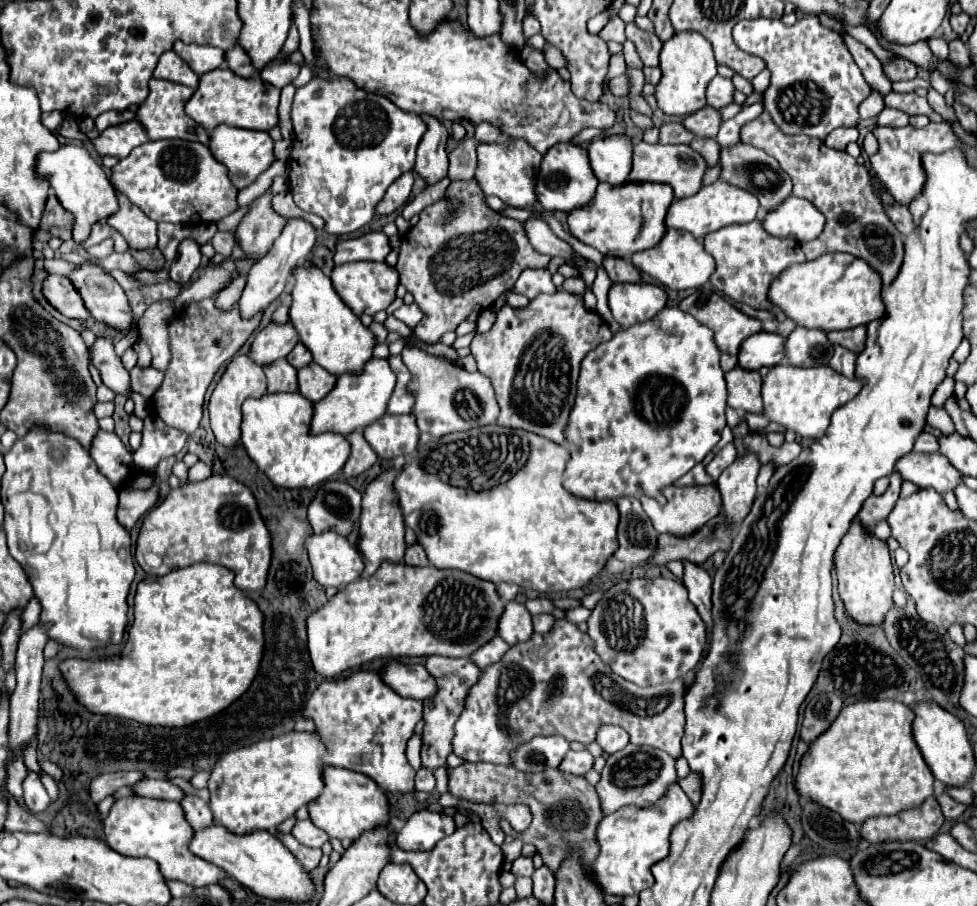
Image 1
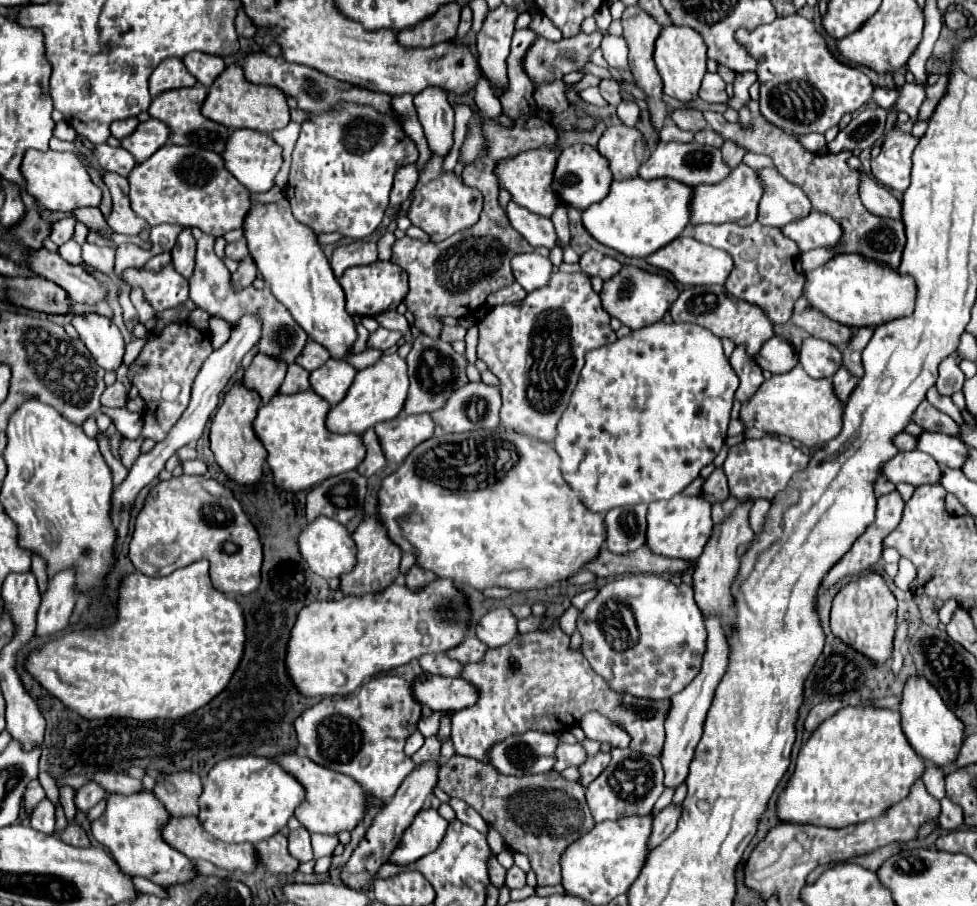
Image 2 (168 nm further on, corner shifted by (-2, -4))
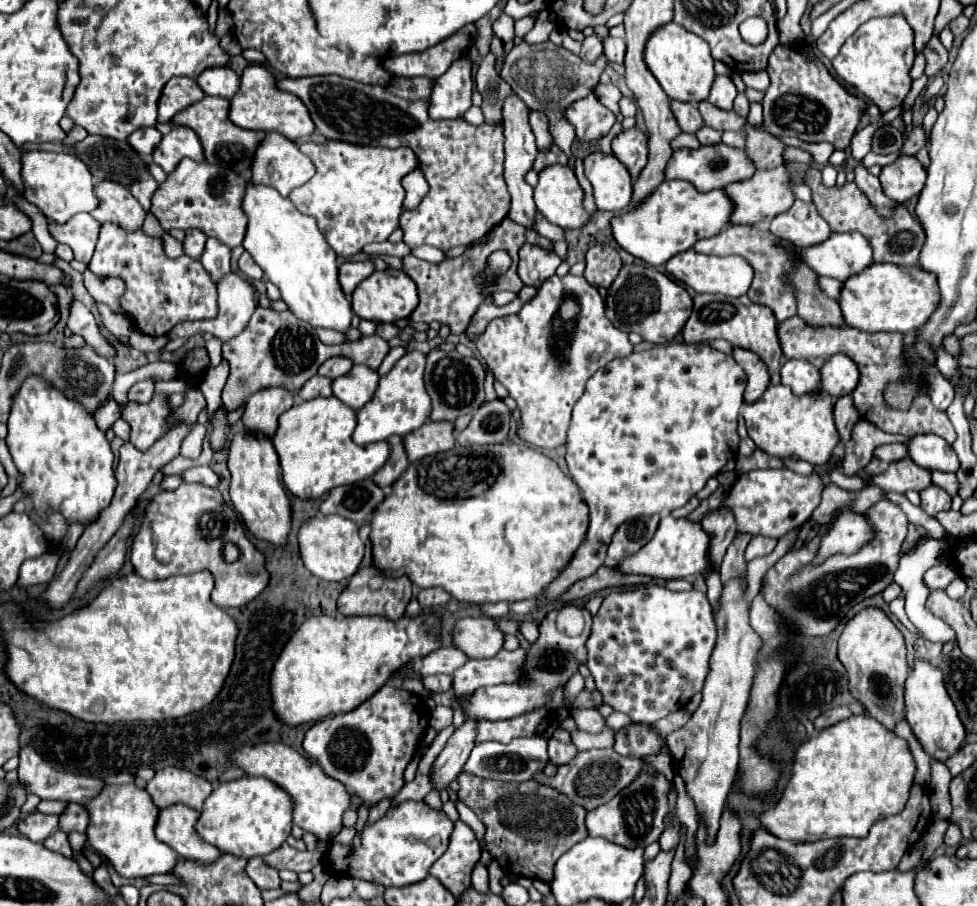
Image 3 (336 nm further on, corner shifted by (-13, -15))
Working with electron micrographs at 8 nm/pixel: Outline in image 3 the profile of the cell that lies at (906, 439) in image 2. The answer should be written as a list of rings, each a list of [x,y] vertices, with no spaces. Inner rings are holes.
[[[881,445],[875,449],[875,457],[877,459],[883,459],[885,465],[889,463],[897,463],[899,459],[905,459],[909,453],[907,453],[907,447],[905,445]]]

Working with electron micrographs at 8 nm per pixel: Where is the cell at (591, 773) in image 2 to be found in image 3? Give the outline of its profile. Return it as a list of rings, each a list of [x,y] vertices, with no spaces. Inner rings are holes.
[[[591,749],[591,751],[579,753],[571,763],[559,767],[555,777],[545,777],[541,773],[541,775],[537,775],[535,781],[555,787],[557,791],[561,791],[569,799],[573,799],[573,803],[579,803],[587,811],[591,811],[593,807],[599,807],[599,805],[607,803],[609,799],[613,799],[623,787],[627,787],[639,775],[641,769],[653,771],[653,767],[645,765],[643,761],[633,759],[633,757],[621,757],[613,749]]]

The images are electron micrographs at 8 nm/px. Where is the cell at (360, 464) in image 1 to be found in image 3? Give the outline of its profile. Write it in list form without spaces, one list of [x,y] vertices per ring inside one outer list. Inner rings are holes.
[[[393,435],[393,437],[387,439],[387,443],[389,443],[389,449],[391,449],[389,459],[387,459],[387,463],[373,475],[373,481],[375,481],[379,487],[389,487],[389,485],[393,485],[393,483],[401,477],[401,473],[405,471],[405,467],[409,465],[401,437],[399,437],[399,435]]]

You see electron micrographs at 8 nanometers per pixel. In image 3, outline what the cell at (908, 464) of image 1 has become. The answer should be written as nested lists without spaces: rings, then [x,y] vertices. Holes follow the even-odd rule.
[[[909,457],[893,463],[881,475],[875,475],[873,485],[881,487],[883,491],[893,493],[907,493],[907,491],[923,491],[931,485],[931,471],[919,467]]]

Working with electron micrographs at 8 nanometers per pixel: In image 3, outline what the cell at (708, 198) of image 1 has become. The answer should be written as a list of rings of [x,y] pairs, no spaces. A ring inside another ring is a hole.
[[[781,165],[775,169],[759,169],[751,179],[743,183],[731,183],[729,187],[723,189],[733,201],[733,215],[729,217],[729,221],[733,225],[755,225],[759,221],[771,221],[781,211],[787,211],[795,201],[793,191],[789,187],[791,181],[793,181],[793,171],[787,165]]]

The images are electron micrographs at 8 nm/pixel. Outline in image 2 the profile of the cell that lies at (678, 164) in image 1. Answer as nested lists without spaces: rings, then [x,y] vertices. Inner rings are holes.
[[[658,142],[658,146],[654,148],[654,152],[650,154],[650,158],[640,166],[638,176],[644,180],[654,180],[654,178],[662,178],[662,176],[670,176],[678,182],[696,186],[700,182],[706,184],[714,184],[724,180],[730,174],[730,166],[722,160],[720,148],[714,146],[702,146],[698,142]]]

